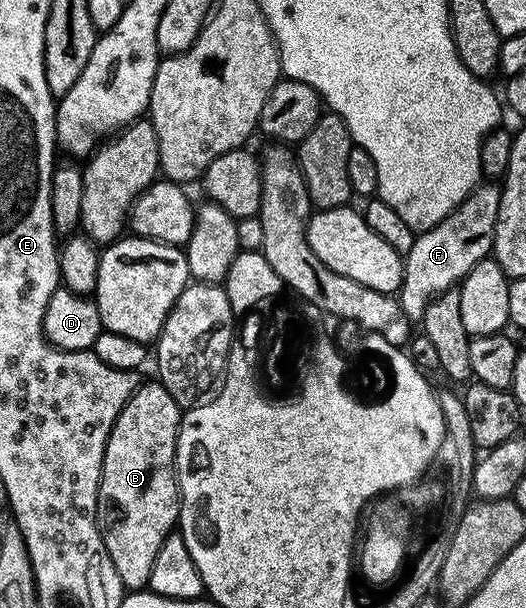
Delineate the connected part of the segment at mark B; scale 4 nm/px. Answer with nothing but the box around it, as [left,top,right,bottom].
[99,382,181,589]

